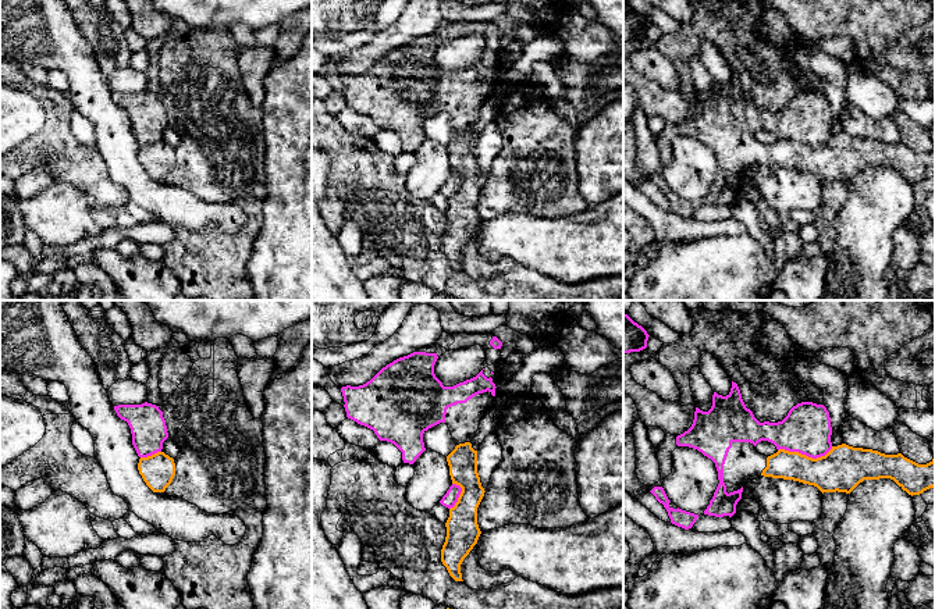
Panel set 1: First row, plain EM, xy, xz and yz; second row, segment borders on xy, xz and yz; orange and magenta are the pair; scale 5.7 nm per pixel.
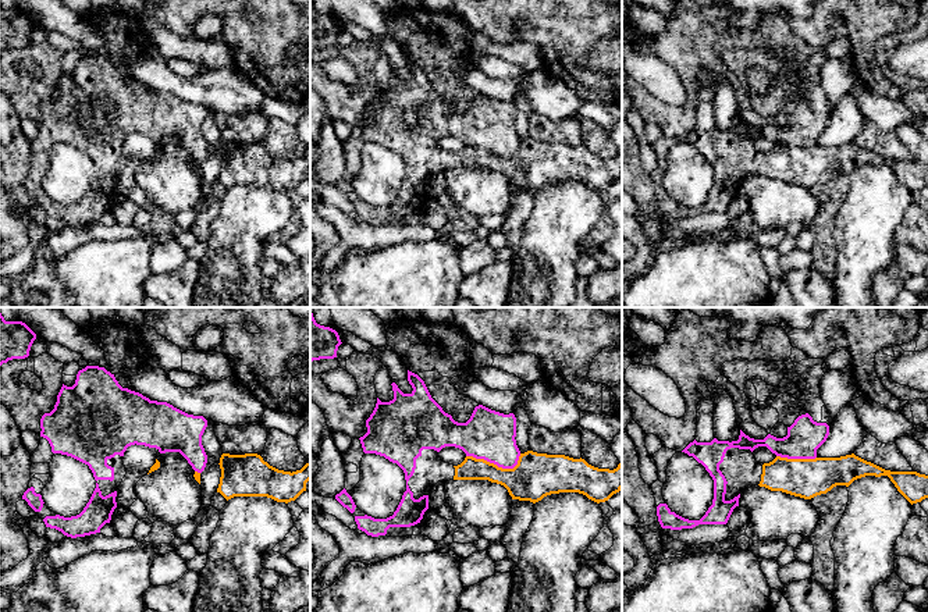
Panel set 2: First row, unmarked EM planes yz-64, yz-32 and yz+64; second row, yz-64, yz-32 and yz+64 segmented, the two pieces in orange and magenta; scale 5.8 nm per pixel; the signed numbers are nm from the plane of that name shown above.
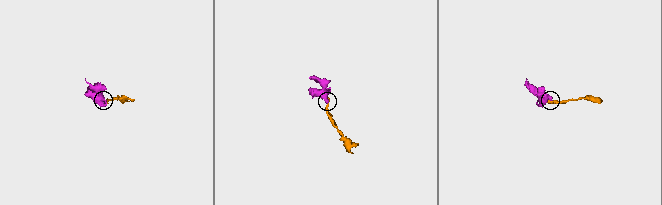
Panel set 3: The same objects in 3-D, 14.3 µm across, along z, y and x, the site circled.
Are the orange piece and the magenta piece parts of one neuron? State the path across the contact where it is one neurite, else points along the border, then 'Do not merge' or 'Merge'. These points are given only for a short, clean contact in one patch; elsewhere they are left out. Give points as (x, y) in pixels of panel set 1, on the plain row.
Path across: yz (843, 156), (827, 156), (804, 143), (804, 121), (807, 118). Merge

